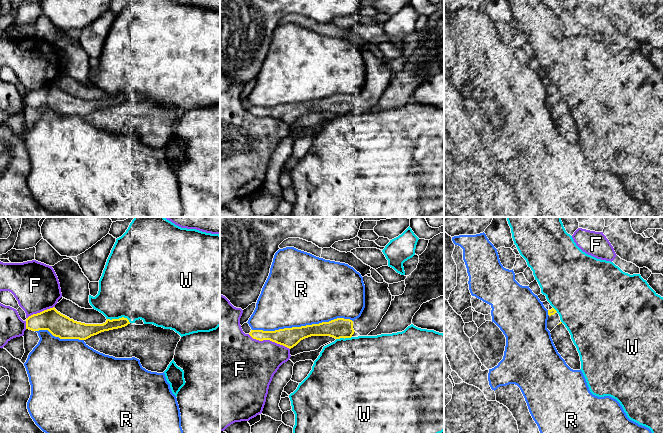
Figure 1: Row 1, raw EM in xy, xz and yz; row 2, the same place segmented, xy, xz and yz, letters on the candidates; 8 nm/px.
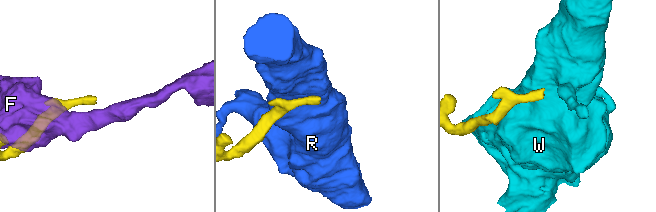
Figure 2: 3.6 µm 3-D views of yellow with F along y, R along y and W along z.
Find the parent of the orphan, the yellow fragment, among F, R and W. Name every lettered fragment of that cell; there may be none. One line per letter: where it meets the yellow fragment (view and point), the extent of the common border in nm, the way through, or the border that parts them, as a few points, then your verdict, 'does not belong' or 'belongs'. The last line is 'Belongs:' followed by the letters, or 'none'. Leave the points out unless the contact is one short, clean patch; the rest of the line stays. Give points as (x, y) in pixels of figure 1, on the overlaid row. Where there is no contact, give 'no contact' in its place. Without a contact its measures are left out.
F: meets yellow in xz at (269, 339); contact 360 nm long; does not belong
R: meets yellow in xz at (302, 326); contact 800 nm long; does not belong
W: meets yellow in xy at (119, 318); contact 190 nm long; does not belong
Belongs: none

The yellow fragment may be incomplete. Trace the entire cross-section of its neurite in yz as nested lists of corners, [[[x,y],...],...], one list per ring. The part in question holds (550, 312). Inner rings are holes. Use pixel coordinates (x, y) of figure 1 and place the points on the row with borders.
[[[552,308],[548,310],[547,329],[551,332],[557,325],[561,324],[560,316],[557,311]]]

